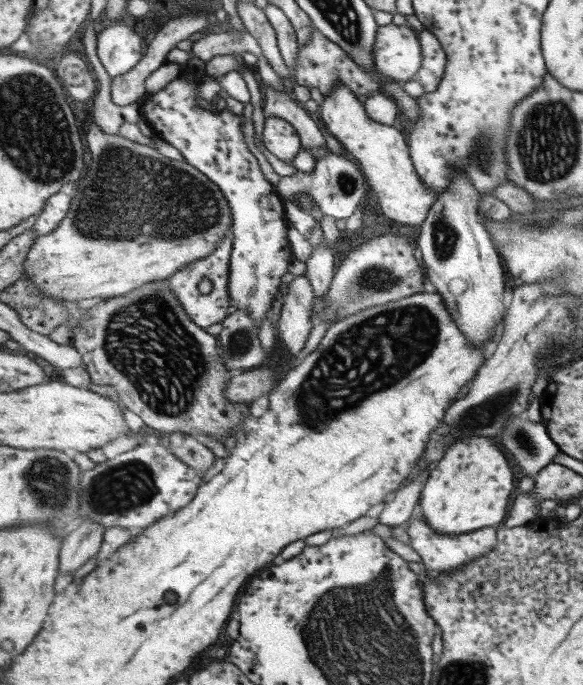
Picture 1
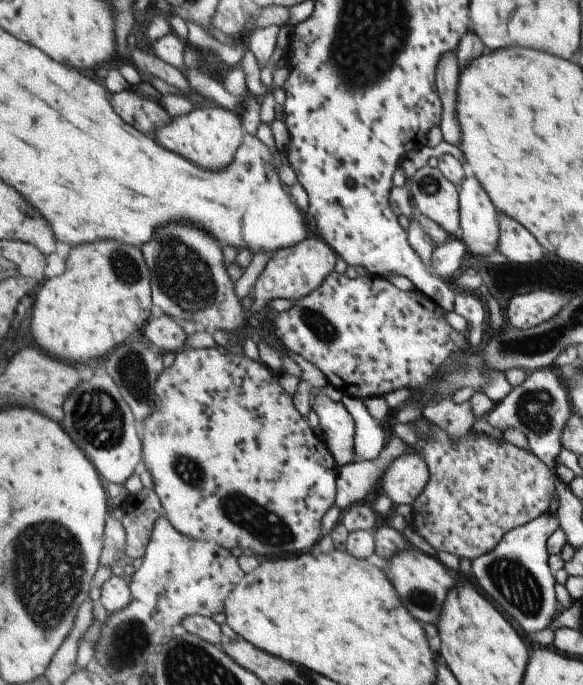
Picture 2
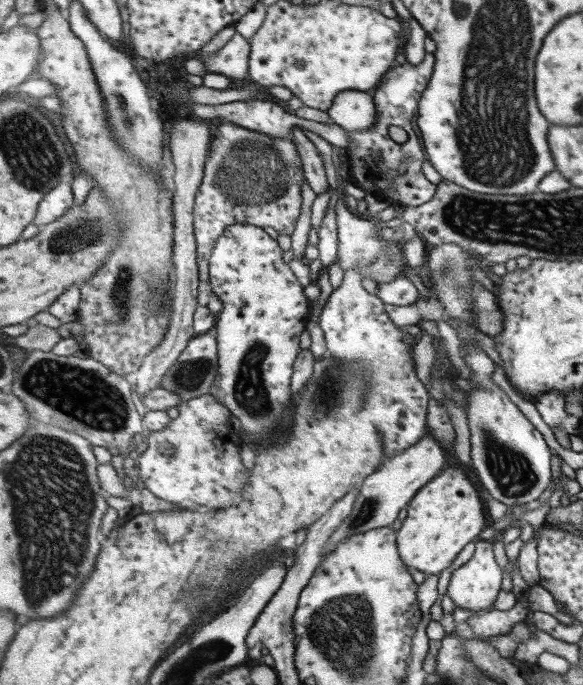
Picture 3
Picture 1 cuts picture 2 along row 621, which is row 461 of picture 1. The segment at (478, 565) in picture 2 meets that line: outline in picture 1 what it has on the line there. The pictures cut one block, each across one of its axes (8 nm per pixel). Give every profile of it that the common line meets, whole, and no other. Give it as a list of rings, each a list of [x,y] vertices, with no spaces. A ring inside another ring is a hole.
[[[511,418],[500,434],[501,446],[517,462],[524,476],[539,474],[562,450],[541,422]]]

